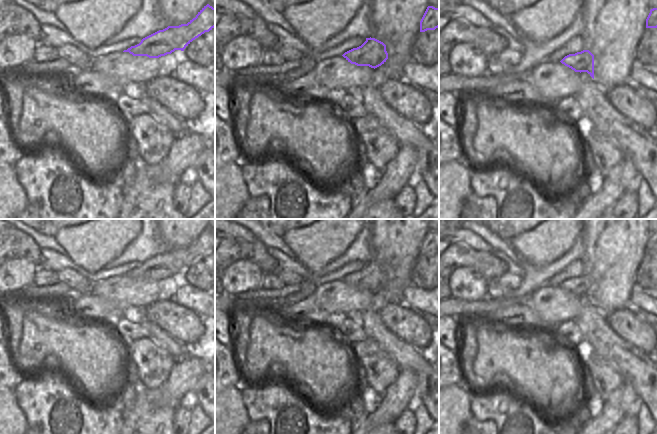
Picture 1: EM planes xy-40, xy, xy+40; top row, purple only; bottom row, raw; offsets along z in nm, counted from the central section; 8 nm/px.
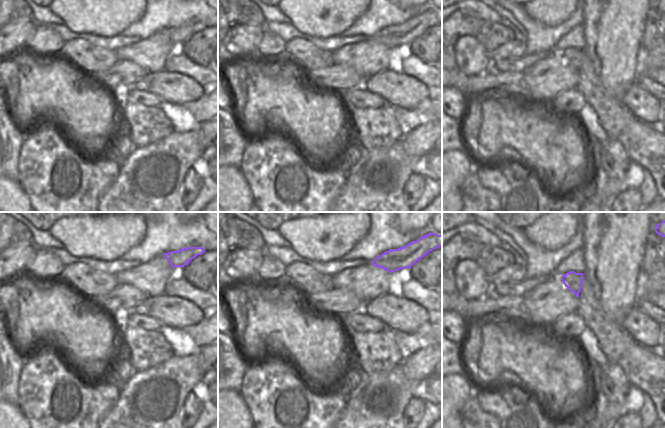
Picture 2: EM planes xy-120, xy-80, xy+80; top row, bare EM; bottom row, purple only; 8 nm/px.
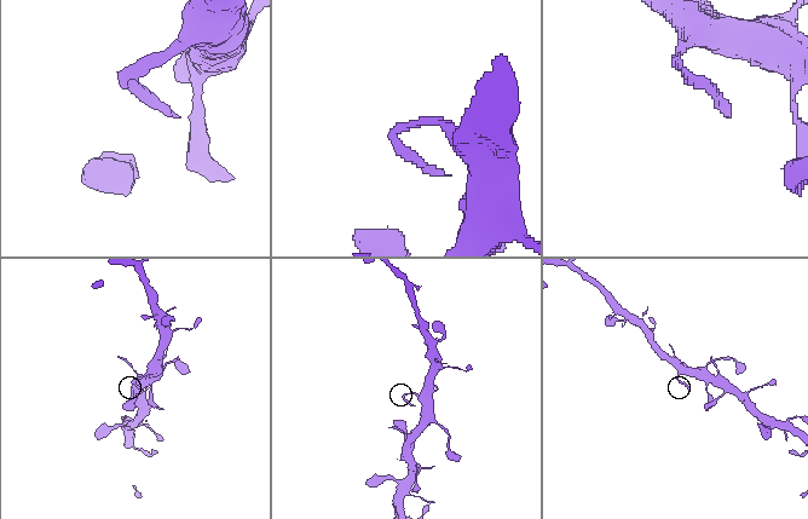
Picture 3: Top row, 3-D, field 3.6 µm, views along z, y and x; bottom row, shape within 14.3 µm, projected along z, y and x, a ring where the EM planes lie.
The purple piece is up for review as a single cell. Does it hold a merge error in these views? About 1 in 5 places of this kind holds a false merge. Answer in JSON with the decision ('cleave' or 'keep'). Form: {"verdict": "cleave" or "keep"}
{"verdict": "keep"}

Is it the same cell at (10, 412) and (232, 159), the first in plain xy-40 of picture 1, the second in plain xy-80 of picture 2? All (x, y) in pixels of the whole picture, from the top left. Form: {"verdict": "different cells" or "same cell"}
{"verdict": "different cells"}

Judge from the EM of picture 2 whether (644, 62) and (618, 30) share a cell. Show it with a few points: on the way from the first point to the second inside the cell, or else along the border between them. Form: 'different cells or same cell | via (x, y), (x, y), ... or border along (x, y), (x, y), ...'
different cells | border along (641, 47), (637, 58), (636, 74)

